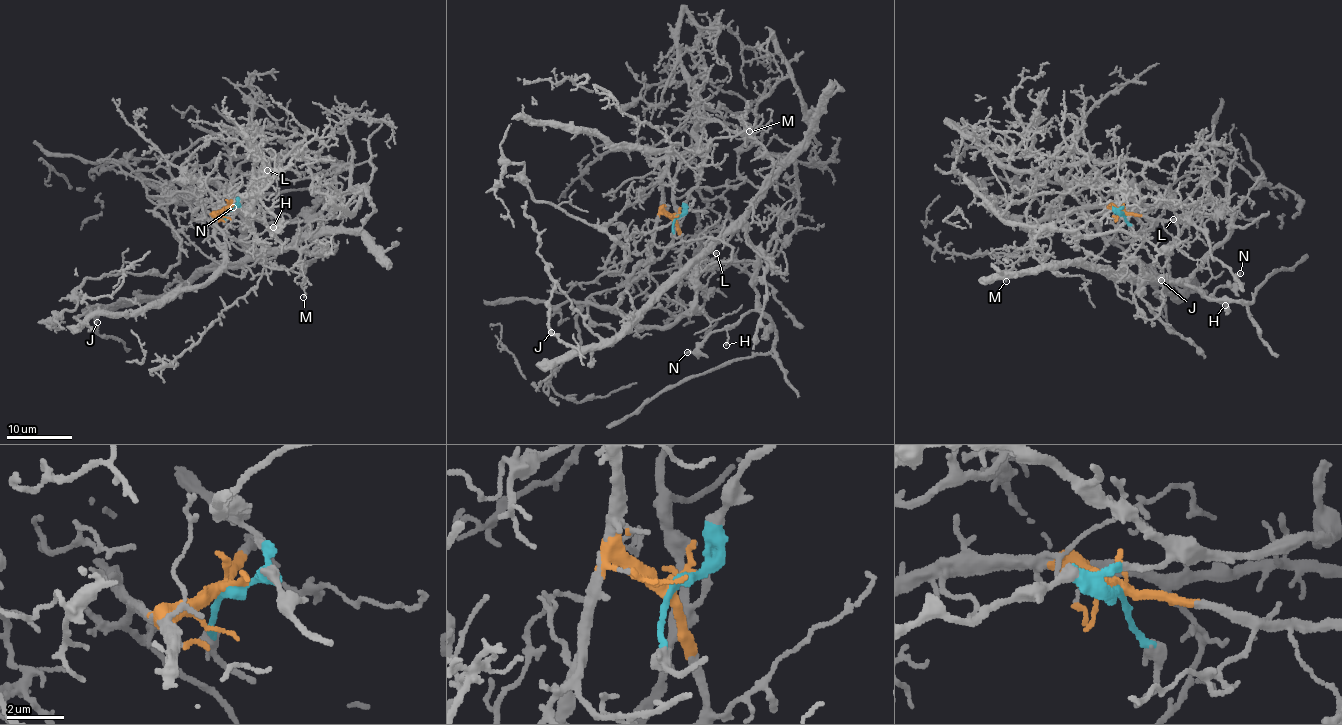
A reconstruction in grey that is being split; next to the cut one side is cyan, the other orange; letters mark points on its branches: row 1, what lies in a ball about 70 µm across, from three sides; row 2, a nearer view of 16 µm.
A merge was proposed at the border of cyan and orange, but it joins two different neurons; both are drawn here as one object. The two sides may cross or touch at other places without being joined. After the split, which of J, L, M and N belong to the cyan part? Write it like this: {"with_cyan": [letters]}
{"with_cyan": ["J", "N"]}

